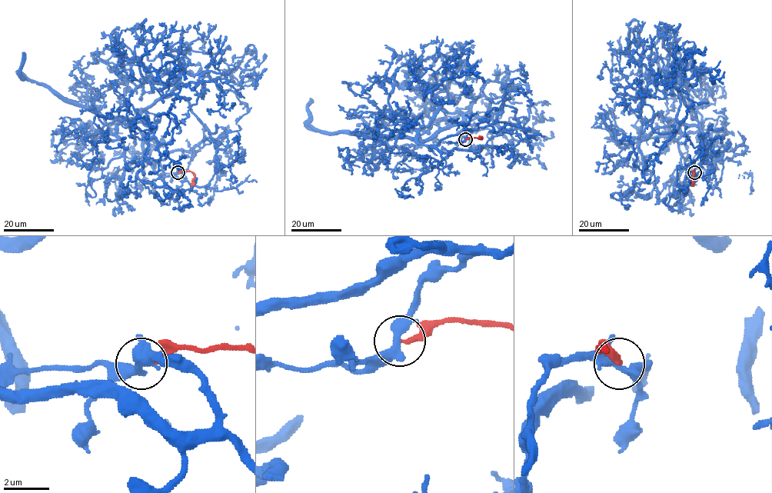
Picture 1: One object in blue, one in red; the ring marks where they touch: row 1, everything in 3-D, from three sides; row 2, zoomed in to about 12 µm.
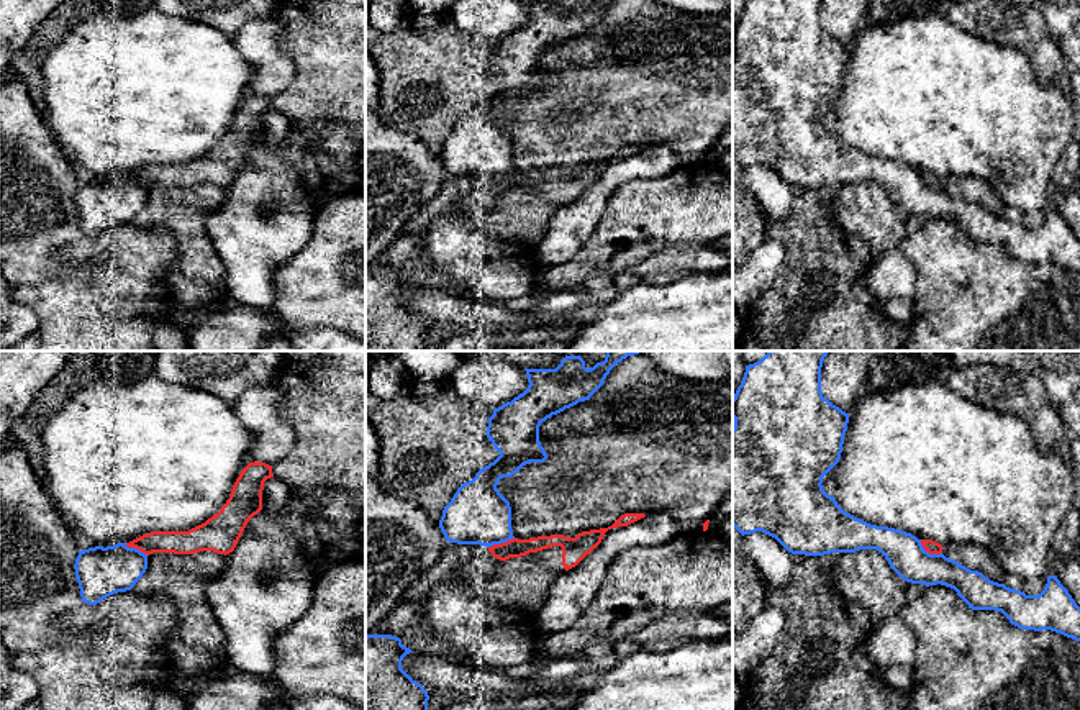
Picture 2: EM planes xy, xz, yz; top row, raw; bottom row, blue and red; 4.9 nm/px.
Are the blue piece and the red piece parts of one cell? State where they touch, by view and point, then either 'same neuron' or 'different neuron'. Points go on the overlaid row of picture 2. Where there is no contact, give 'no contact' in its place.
meets blue in yz at (928, 553); different neuron

